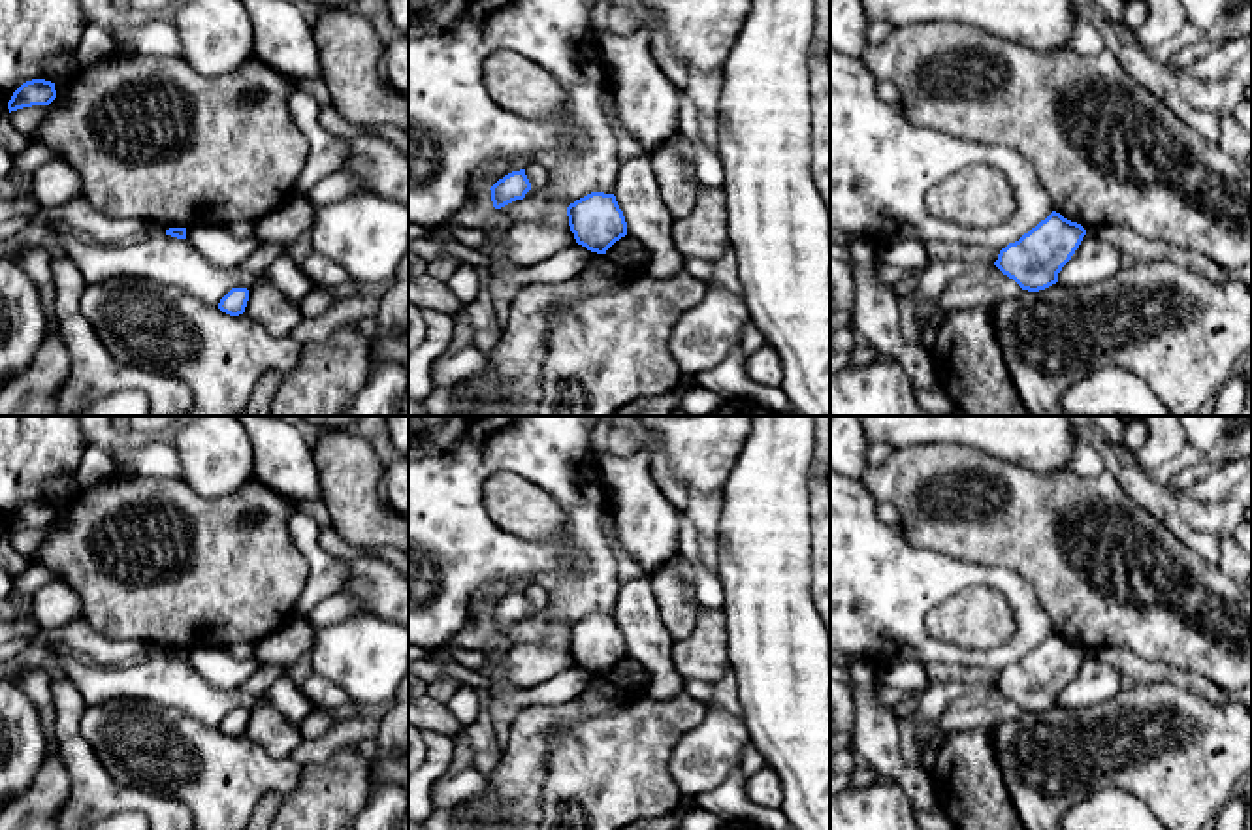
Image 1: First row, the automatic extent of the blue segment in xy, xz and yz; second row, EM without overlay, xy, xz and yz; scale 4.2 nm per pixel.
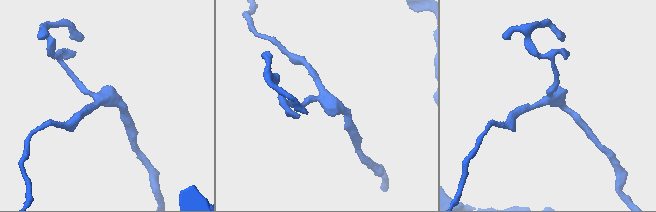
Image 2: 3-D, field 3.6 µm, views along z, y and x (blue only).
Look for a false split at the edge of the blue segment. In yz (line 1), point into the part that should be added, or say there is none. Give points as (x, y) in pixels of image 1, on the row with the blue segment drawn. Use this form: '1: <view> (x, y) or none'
1: none

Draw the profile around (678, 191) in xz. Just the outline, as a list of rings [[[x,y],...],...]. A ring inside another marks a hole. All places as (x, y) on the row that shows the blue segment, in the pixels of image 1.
[[[680,132],[651,152],[651,168],[659,181],[659,194],[672,216],[689,216],[700,190],[689,177],[689,164],[680,149]]]

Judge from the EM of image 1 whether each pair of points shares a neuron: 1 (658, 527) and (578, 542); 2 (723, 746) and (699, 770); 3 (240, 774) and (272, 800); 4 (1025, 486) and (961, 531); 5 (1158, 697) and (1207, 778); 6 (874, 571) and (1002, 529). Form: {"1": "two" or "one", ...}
{"1": "two", "2": "one", "3": "two", "4": "one", "5": "one", "6": "two"}

